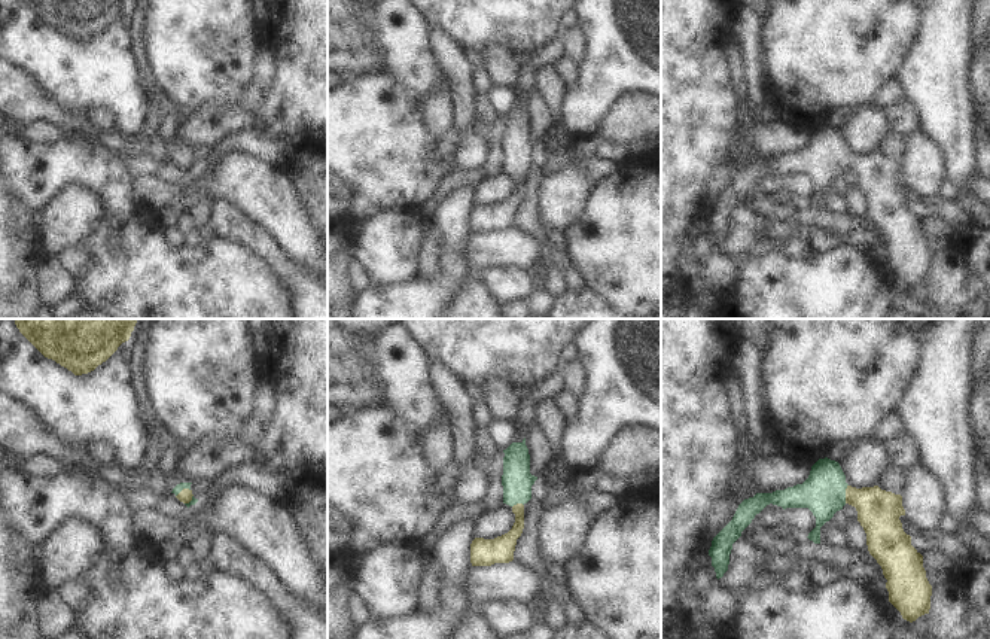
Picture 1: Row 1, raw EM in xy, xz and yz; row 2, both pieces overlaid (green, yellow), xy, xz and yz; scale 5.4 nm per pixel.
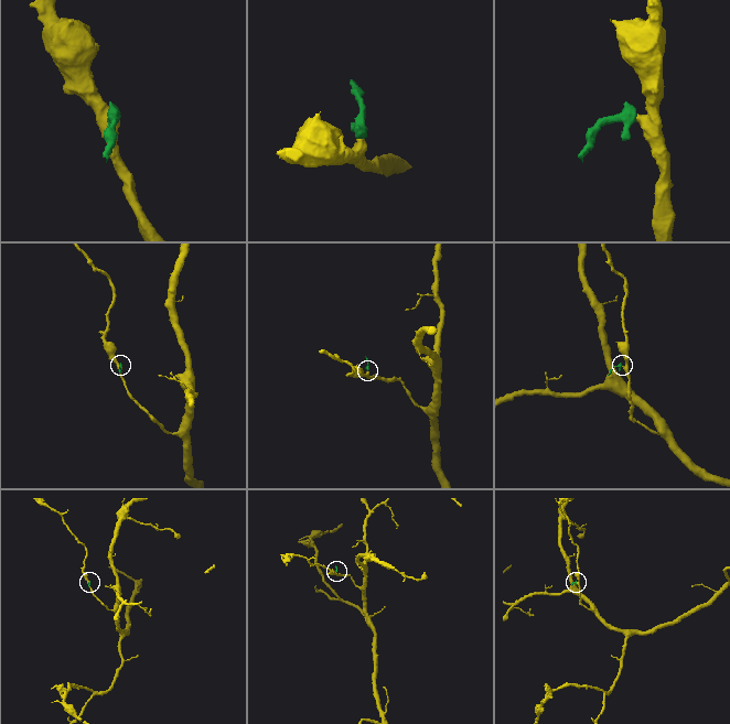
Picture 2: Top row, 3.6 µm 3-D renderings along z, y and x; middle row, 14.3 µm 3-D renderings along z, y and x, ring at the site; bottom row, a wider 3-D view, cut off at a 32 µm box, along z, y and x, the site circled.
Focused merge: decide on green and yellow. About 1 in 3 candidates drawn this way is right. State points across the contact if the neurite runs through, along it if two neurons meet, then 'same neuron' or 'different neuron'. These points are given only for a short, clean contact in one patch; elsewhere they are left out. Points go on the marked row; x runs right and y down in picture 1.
runs through yz (824, 492), (844, 493), (868, 501), (879, 511); same neuron

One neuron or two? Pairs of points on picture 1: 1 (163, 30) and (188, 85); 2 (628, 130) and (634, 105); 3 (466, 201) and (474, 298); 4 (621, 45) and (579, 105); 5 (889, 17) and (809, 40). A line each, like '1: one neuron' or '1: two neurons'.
1: one neuron
2: one neuron
3: two neurons
4: one neuron
5: one neuron

